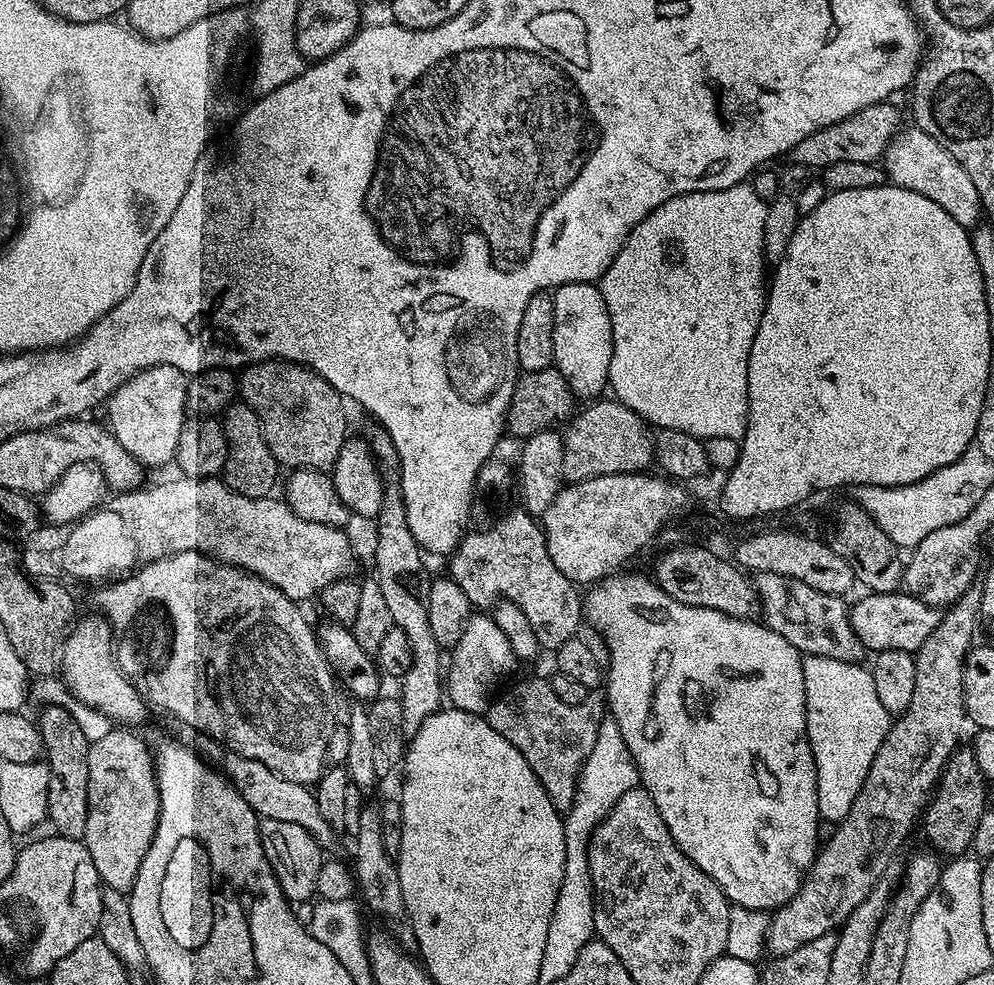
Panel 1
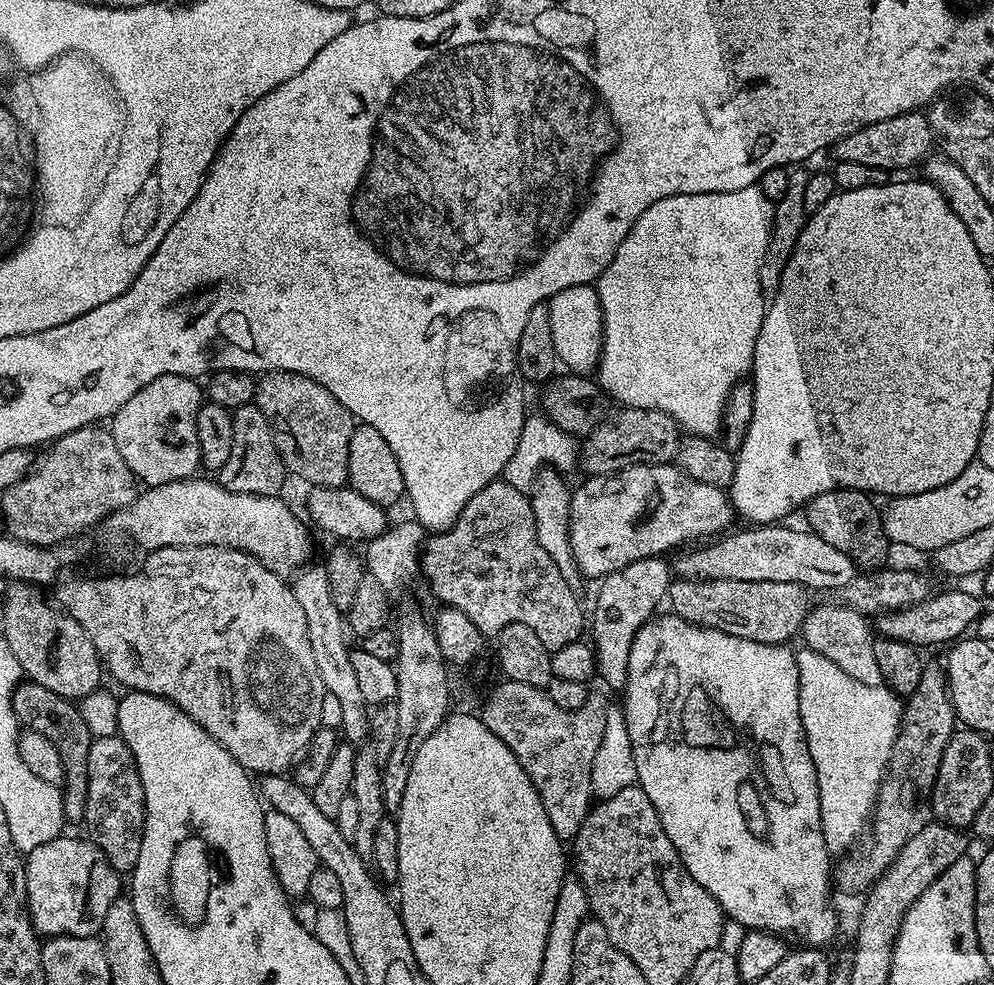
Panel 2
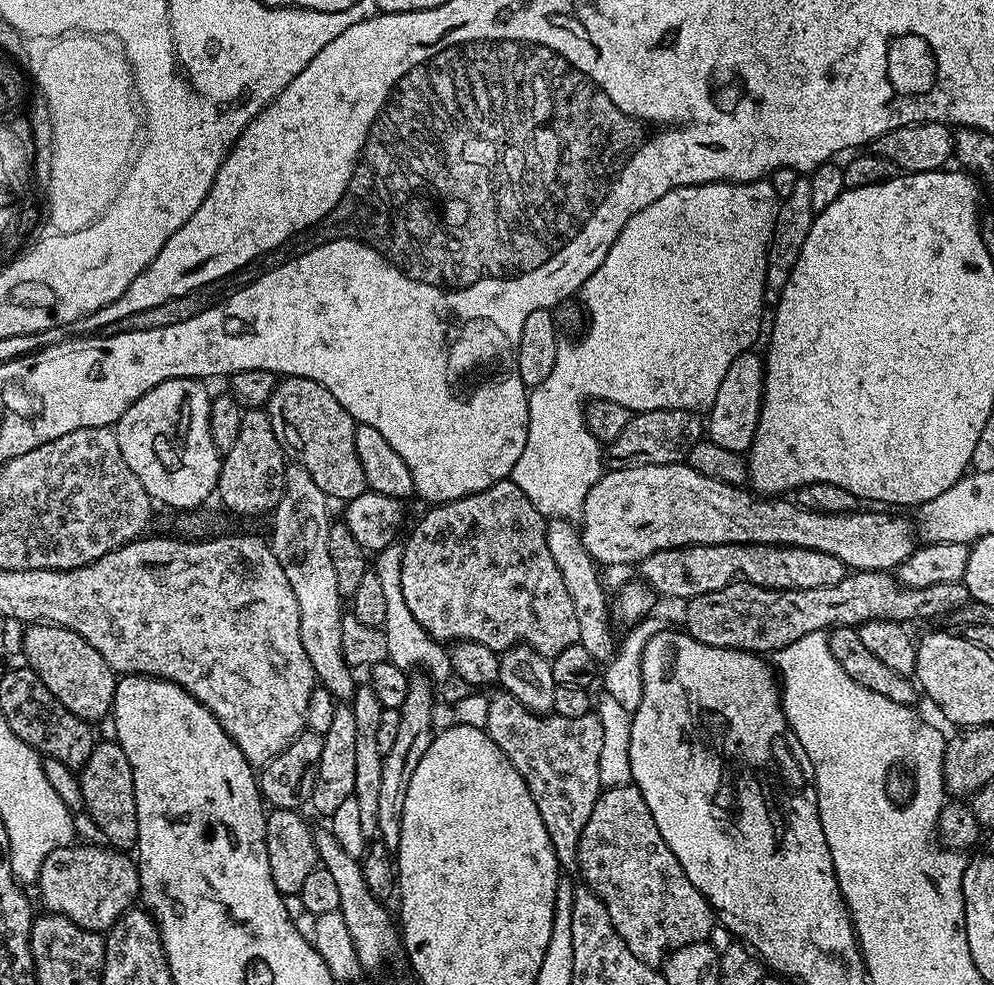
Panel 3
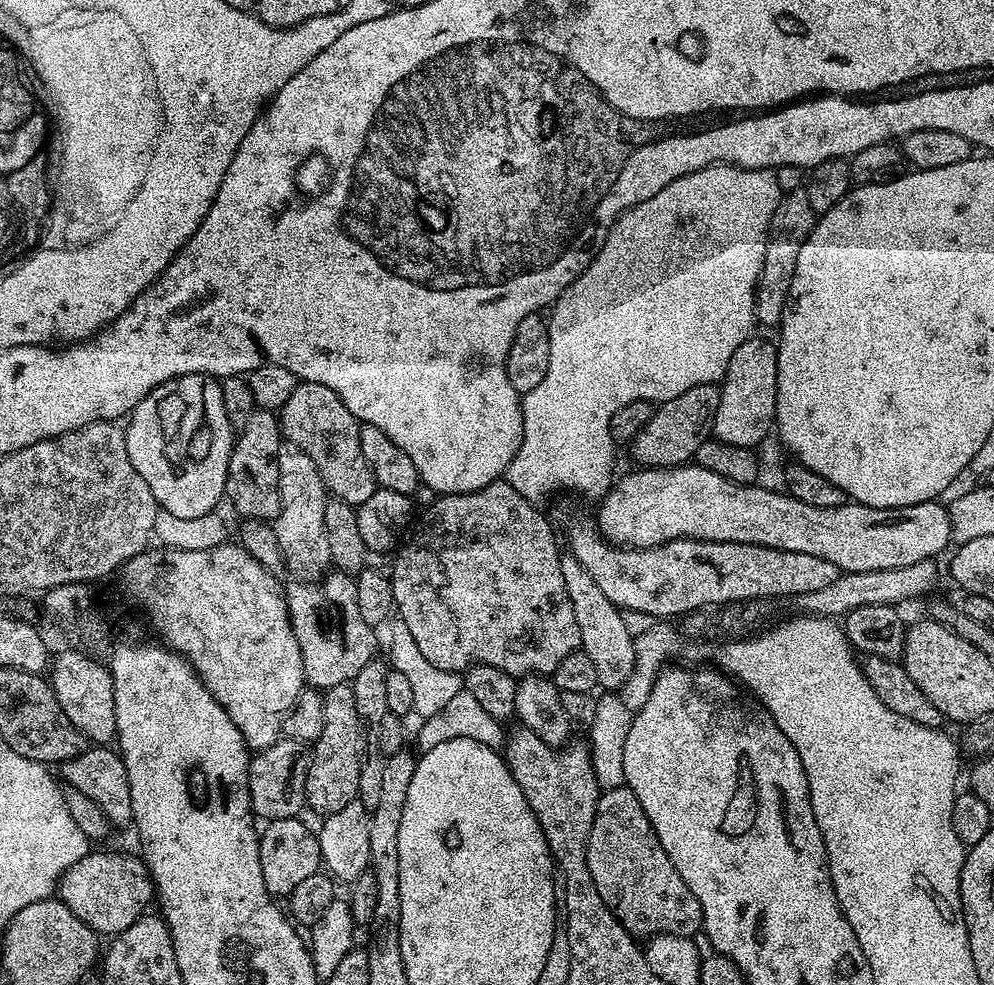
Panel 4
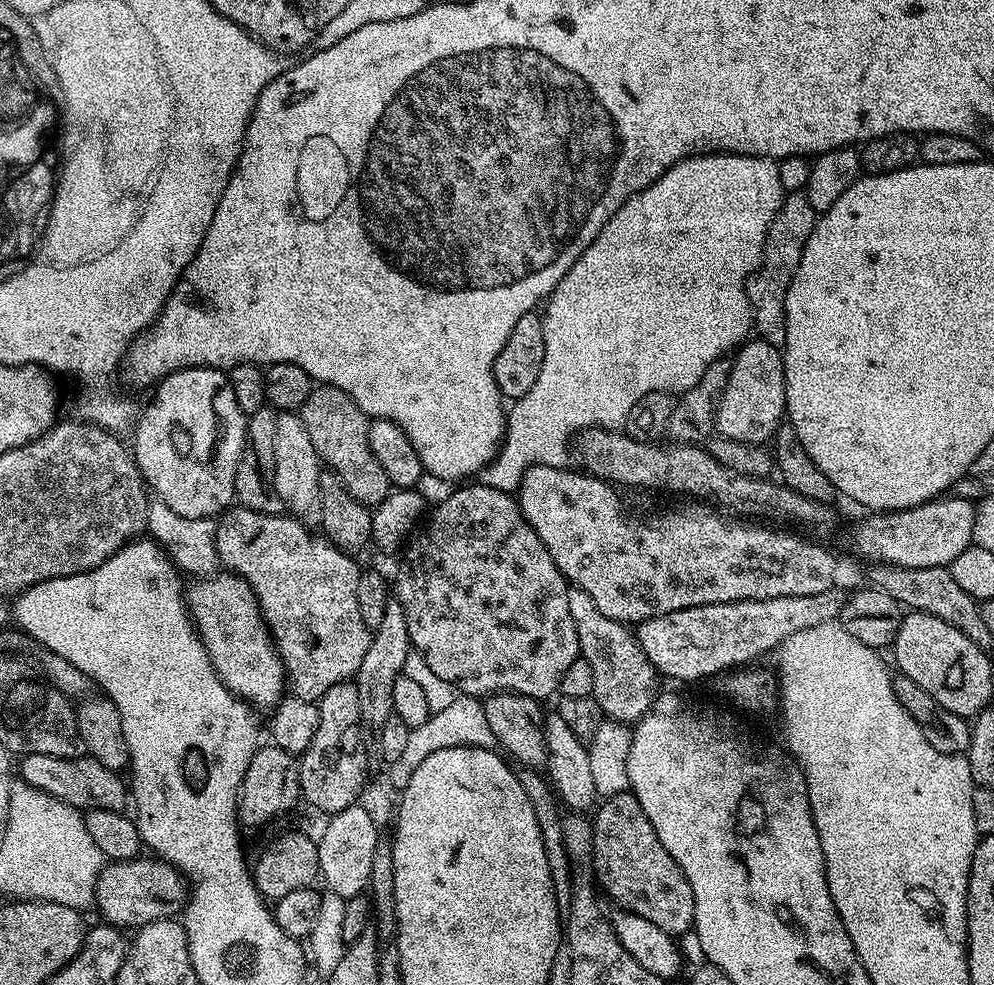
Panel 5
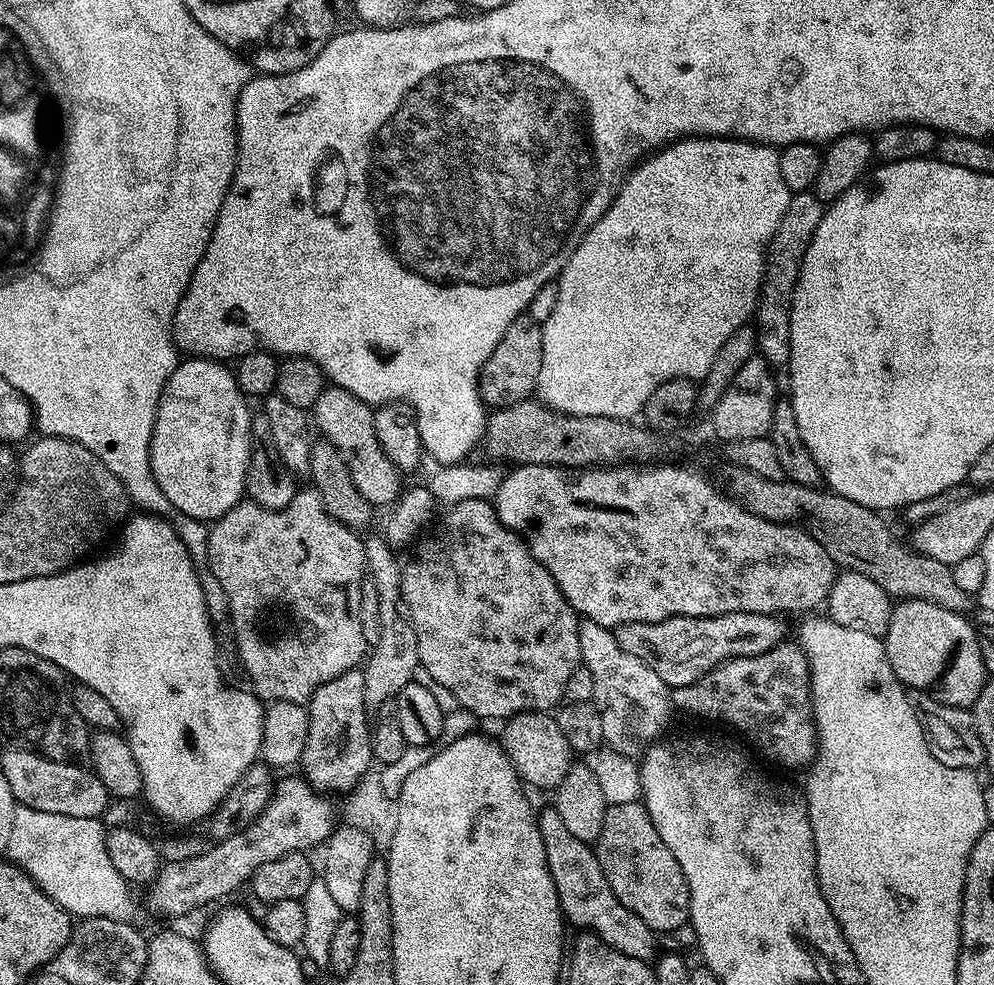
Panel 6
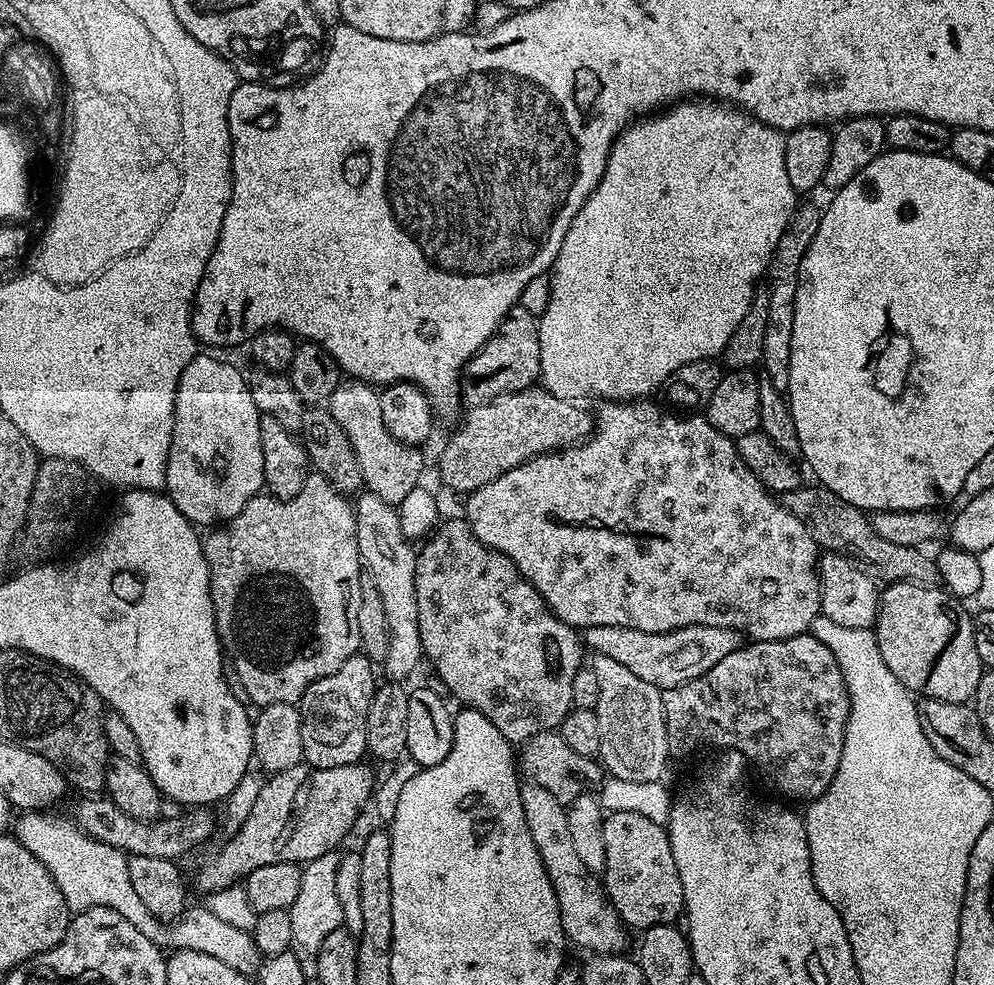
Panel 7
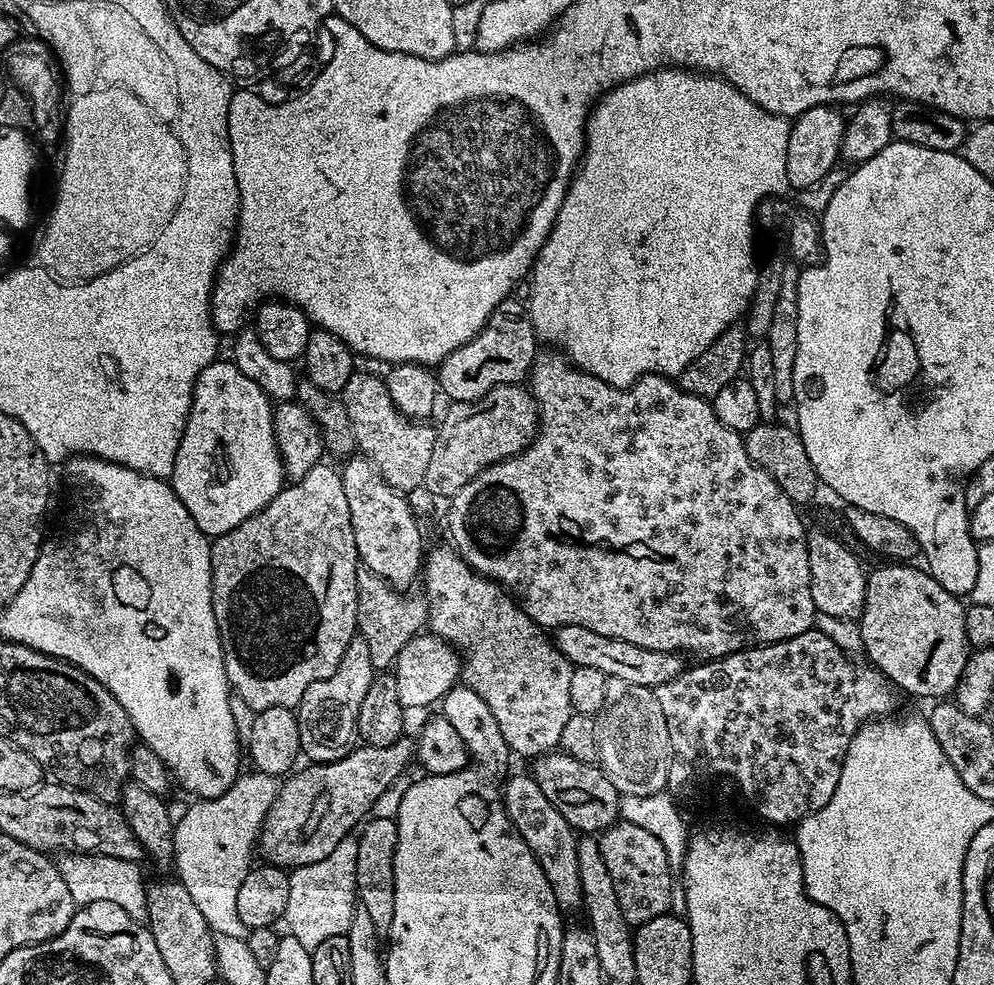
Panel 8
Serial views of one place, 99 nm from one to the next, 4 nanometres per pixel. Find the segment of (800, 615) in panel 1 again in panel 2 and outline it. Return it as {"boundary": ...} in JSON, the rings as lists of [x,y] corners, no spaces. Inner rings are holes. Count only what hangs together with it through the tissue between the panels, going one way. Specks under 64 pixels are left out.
{"boundary":[[[817,603],[813,607],[799,630],[799,635],[804,636],[803,647],[822,654],[822,658],[830,658],[838,670],[846,670],[850,678],[858,678],[858,682],[866,682],[866,686],[884,684],[878,658],[874,658],[874,632],[869,621],[864,613],[849,608],[847,603],[839,603]]]}

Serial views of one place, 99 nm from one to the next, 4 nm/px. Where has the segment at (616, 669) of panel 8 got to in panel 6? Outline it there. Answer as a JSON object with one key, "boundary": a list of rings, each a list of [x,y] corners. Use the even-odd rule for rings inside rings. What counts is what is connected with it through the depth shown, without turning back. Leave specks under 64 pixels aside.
{"boundary":[[[731,612],[717,616],[675,616],[666,618],[662,622],[630,622],[619,624],[614,629],[618,638],[618,646],[626,650],[626,654],[634,654],[634,658],[642,658],[662,682],[668,684],[669,689],[681,688],[706,674],[711,668],[717,668],[727,660],[734,658],[750,658],[754,654],[766,654],[774,646],[785,643],[788,628],[783,619],[770,614],[746,614],[745,612]]]}

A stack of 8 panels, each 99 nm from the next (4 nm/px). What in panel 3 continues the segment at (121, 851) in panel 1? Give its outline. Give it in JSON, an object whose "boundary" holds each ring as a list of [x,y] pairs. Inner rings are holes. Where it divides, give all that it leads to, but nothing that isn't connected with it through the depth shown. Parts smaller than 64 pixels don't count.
{"boundary":[[[96,742],[92,745],[90,758],[79,769],[78,777],[84,799],[84,812],[92,815],[96,828],[105,836],[107,843],[117,850],[128,850],[138,838],[138,806],[134,802],[134,774],[130,758],[120,745]]]}

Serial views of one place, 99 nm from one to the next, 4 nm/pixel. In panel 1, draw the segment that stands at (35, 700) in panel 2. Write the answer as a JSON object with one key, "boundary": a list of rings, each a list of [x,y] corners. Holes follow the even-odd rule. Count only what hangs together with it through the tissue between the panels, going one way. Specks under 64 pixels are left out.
{"boundary":[[[49,703],[38,717],[38,727],[43,736],[43,751],[49,768],[48,819],[55,831],[71,840],[83,840],[86,834],[86,810],[90,794],[90,743],[75,720],[75,711],[67,710],[60,704]]]}

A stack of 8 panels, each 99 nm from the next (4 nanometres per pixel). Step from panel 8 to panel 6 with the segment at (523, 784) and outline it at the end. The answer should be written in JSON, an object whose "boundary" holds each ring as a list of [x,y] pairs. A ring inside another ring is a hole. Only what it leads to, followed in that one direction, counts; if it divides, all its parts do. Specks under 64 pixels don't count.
{"boundary":[[[548,806],[544,809],[541,807],[538,812],[538,819],[550,878],[554,878],[554,890],[558,894],[558,902],[560,909],[564,912],[565,921],[571,927],[573,924],[574,927],[580,928],[576,930],[587,930],[591,935],[597,936],[602,942],[609,944],[614,950],[618,950],[622,954],[630,954],[630,958],[638,958],[645,962],[655,961],[658,955],[657,933],[653,932],[650,926],[646,926],[646,922],[642,922],[642,918],[638,918],[638,914],[634,914],[626,906],[622,906],[622,902],[618,902],[614,890],[610,890],[610,882],[606,882],[606,874],[602,874],[602,866],[598,866],[598,858],[593,845],[574,838],[574,834],[570,834],[570,830],[554,806]]]}

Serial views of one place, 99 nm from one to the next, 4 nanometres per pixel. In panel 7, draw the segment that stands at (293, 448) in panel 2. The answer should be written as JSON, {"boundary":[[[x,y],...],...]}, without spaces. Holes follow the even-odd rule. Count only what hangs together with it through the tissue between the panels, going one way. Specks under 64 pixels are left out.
{"boundary":[[[351,378],[341,379],[338,390],[330,394],[326,402],[328,413],[346,430],[346,438],[350,438],[350,446],[354,446],[354,454],[358,458],[358,470],[364,479],[363,487],[382,498],[386,503],[399,506],[402,498],[410,494],[421,483],[420,475],[424,472],[424,456],[419,447],[398,442],[386,430],[386,422],[382,422],[382,402],[379,391],[371,384]]]}

